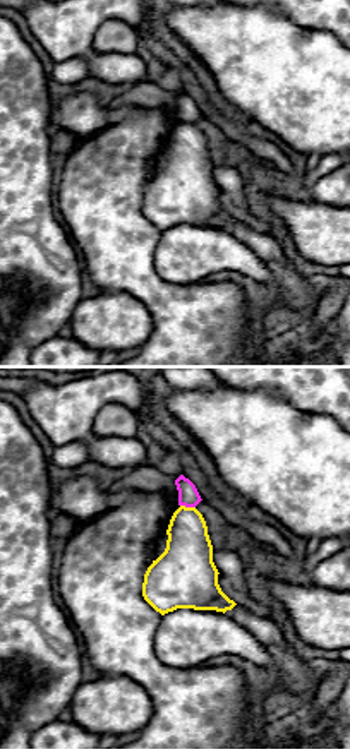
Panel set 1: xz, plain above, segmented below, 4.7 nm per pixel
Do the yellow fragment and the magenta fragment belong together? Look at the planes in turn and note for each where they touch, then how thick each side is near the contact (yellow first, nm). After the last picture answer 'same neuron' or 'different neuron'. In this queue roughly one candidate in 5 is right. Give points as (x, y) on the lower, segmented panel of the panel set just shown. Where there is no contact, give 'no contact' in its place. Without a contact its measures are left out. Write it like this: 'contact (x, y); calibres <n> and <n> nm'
contact (187, 508); calibres 240 and 100 nm

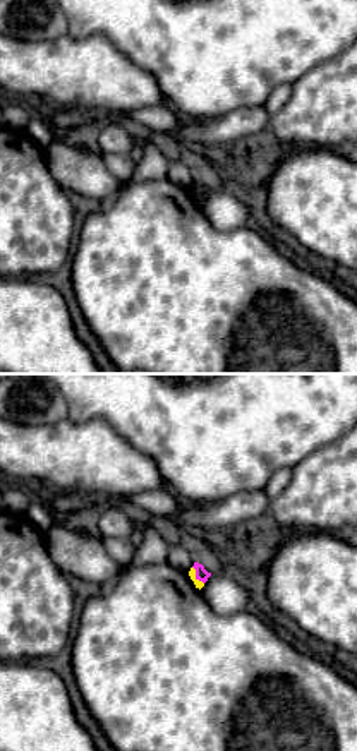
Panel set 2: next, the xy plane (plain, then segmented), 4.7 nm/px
contact (194, 575); calibres 40 and 60 nm

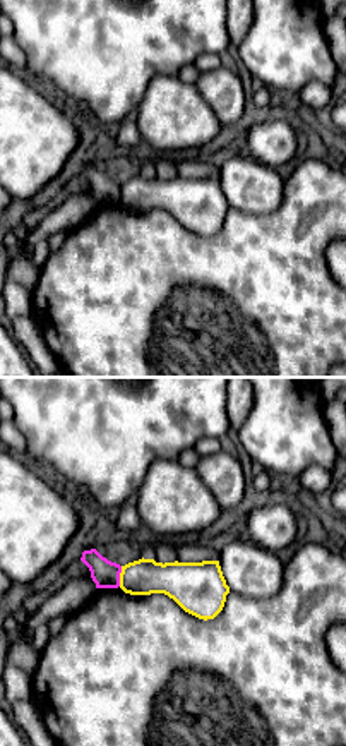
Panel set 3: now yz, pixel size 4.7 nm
contact (120, 577); calibres 170 and 130 nm

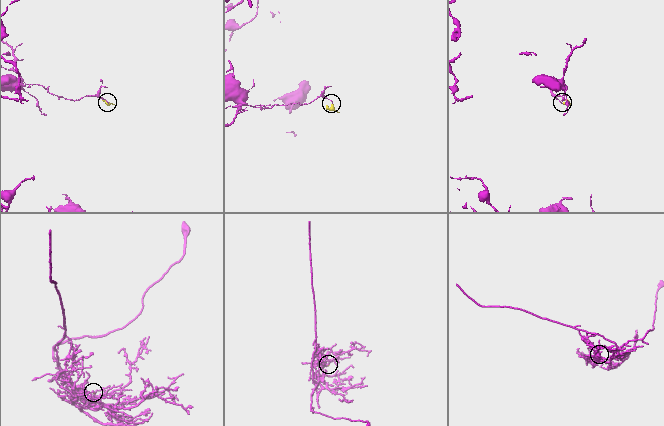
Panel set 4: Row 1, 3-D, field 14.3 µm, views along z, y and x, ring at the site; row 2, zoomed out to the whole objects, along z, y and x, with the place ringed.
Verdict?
different neuron

